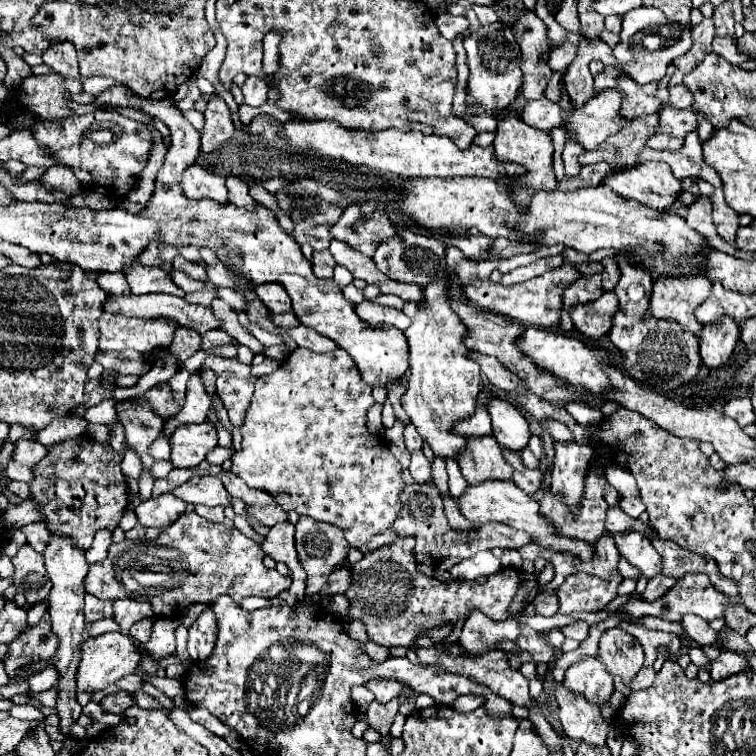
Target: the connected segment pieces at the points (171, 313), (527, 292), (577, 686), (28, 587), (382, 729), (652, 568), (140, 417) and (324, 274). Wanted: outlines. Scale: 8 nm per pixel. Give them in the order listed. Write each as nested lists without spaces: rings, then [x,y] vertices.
[[[154,293],[154,295],[130,295],[130,297],[108,297],[106,311],[126,315],[126,317],[166,317],[174,319],[180,325],[186,325],[200,335],[220,329],[222,321],[214,315],[212,307],[194,305],[188,303],[184,297],[166,295],[166,293]]]
[[[564,263],[562,267],[556,267],[546,271],[540,277],[516,283],[516,285],[508,285],[504,287],[502,283],[494,283],[490,279],[474,279],[470,285],[464,285],[464,295],[478,307],[482,309],[490,309],[494,313],[506,315],[508,319],[520,321],[524,325],[532,325],[532,327],[552,327],[560,321],[560,295],[562,289],[566,289],[566,285],[570,285],[572,281],[576,281],[580,275],[578,271],[572,267],[572,263]]]
[[[588,657],[580,663],[574,663],[566,669],[562,685],[572,695],[582,695],[586,701],[600,705],[608,703],[614,691],[612,677],[602,669],[602,663],[596,657]]]
[[[24,545],[16,553],[12,563],[14,563],[12,575],[14,587],[18,589],[18,593],[26,597],[28,605],[46,601],[50,591],[50,577],[46,577],[42,555],[38,555],[30,545]]]
[[[390,699],[388,703],[378,703],[378,701],[372,701],[368,705],[368,719],[370,719],[370,727],[374,727],[380,735],[388,735],[390,731],[390,725],[398,713],[398,699]]]
[[[634,531],[632,533],[608,533],[608,535],[614,537],[614,543],[620,555],[628,563],[642,569],[644,577],[652,579],[660,573],[660,557],[648,537],[644,537],[642,533],[634,533]]]
[[[116,405],[118,417],[126,429],[128,447],[138,453],[144,467],[152,467],[154,459],[150,455],[150,445],[162,433],[164,421],[158,413],[150,413],[150,409],[138,409],[138,405]]]
[[[328,249],[324,251],[314,251],[312,255],[312,269],[314,269],[314,275],[322,277],[322,279],[330,279],[332,277],[332,271],[334,271],[334,257]]]

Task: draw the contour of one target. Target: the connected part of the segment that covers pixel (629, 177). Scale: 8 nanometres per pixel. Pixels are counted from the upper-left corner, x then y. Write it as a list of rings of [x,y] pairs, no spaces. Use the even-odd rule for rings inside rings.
[[[654,161],[640,163],[638,167],[626,169],[622,173],[610,173],[604,177],[602,185],[610,187],[622,199],[636,199],[638,203],[658,211],[668,209],[682,189],[670,167],[666,163]]]

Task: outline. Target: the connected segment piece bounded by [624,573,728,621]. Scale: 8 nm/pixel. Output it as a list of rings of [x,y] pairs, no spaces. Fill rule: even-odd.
[[[686,573],[682,579],[676,581],[676,585],[672,589],[668,589],[654,603],[646,603],[644,599],[630,595],[628,601],[624,603],[624,611],[630,613],[632,617],[654,615],[654,617],[660,617],[660,619],[666,619],[666,621],[680,621],[682,615],[694,613],[694,615],[698,615],[698,617],[702,617],[706,621],[712,621],[712,619],[716,619],[716,617],[720,617],[724,613],[726,605],[728,605],[728,597],[714,589],[714,585],[710,583],[706,573]]]

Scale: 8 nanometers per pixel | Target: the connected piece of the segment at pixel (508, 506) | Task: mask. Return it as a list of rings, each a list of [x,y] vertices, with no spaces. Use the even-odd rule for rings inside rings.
[[[484,481],[480,485],[470,485],[464,495],[458,499],[460,513],[470,519],[472,523],[484,523],[484,521],[500,521],[504,525],[510,525],[514,529],[530,533],[532,541],[540,547],[548,547],[552,551],[560,553],[570,553],[578,561],[590,561],[594,557],[594,545],[582,539],[574,539],[568,535],[562,535],[542,513],[540,513],[540,503],[526,493],[522,493],[512,481]]]

